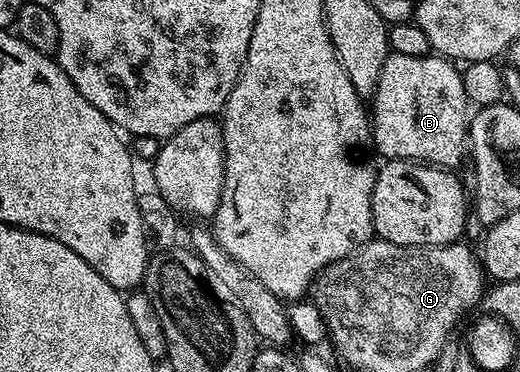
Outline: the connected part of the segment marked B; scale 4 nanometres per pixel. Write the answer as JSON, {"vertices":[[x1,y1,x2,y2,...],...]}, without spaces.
{"vertices":[[389,52,371,101,370,137,374,142,374,149,376,145,377,151,381,153,381,158,393,161,418,161,450,170,455,170,456,164,463,157,465,160,466,146,469,144,470,106,461,70,449,58,439,55,415,57]]}

